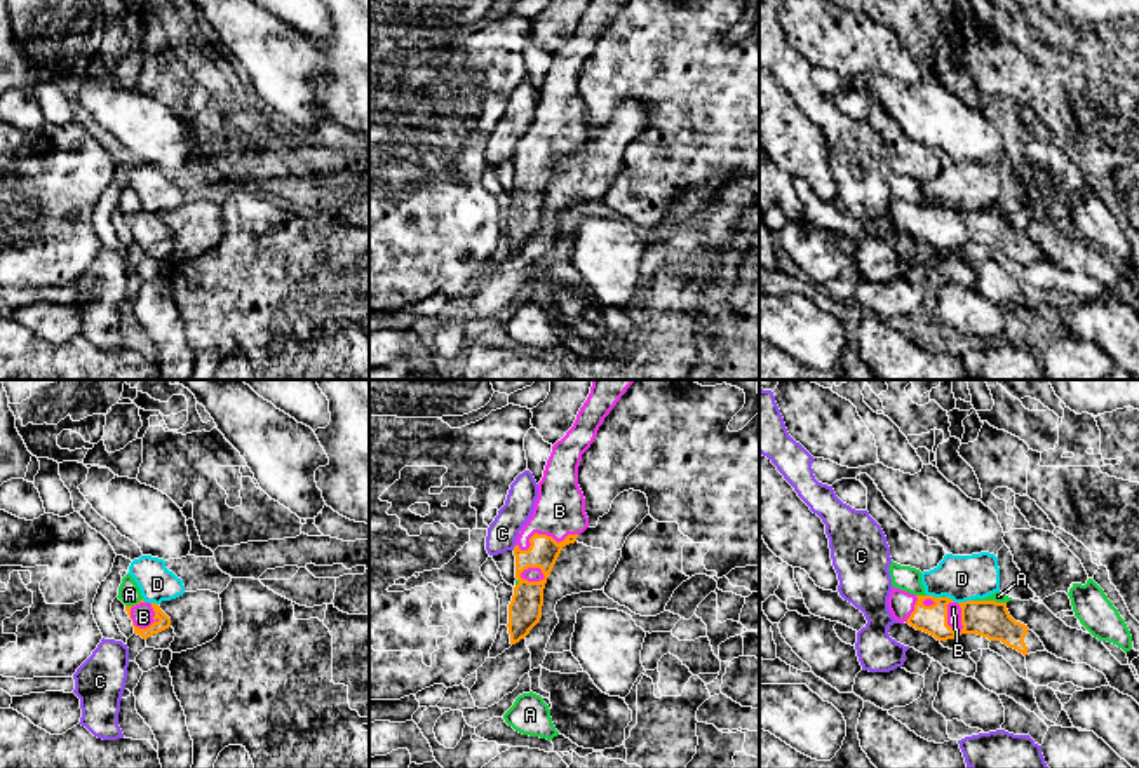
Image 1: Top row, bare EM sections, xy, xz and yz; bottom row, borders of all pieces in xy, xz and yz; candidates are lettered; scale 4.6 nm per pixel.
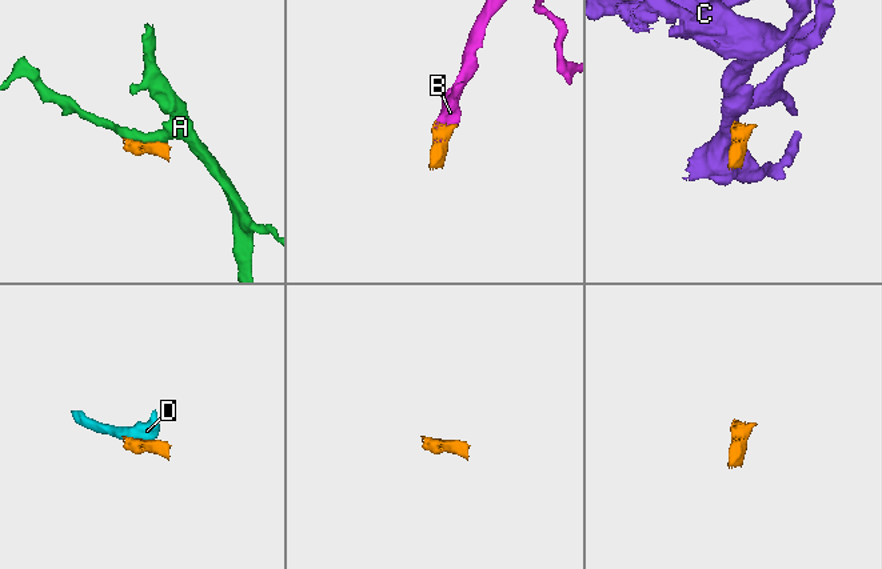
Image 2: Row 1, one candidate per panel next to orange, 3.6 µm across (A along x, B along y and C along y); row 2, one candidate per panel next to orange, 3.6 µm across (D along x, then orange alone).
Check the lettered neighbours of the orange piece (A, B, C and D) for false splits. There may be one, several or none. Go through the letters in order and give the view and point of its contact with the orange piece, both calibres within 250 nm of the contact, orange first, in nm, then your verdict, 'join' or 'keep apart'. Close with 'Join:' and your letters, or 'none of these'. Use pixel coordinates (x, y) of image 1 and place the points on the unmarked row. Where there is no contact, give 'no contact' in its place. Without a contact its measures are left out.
A: contact yz (990, 211); calibres 170 and 50 nm; keep apart
B: contact xz (542, 145); calibres 140 and 240 nm; join
C: contact xz (514, 157); calibres 140 and 140 nm; keep apart
D: contact yz (932, 206); calibres 160 and 220 nm; keep apart
Join: B

